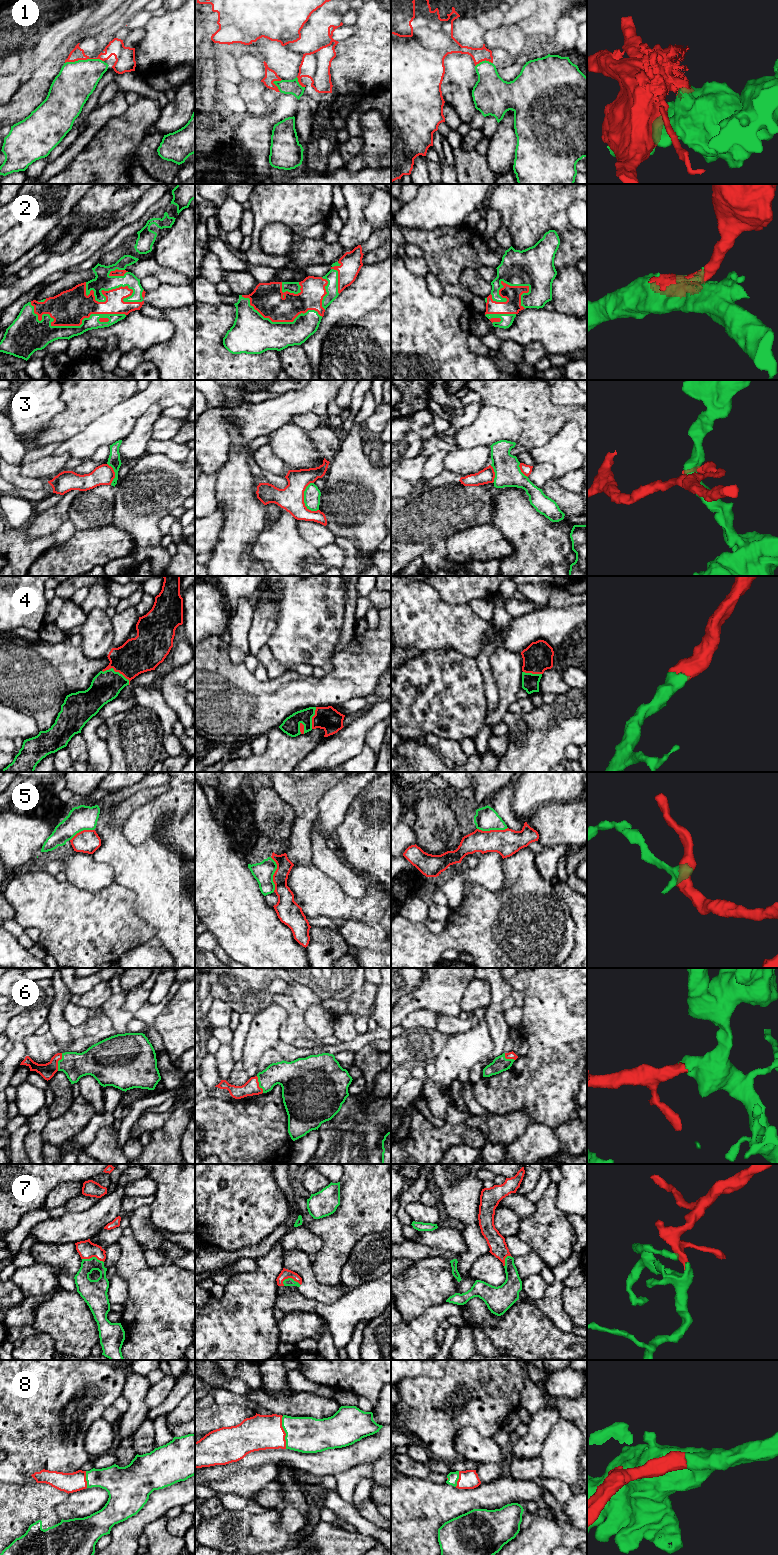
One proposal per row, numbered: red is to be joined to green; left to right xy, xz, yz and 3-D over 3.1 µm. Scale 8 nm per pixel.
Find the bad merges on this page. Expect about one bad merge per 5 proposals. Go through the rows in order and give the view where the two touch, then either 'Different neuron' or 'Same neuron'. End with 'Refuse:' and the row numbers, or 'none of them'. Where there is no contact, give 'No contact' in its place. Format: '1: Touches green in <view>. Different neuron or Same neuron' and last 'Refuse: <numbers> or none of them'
1: Touches green in xy. Different neuron
2: Touches green in xy. Same neuron
3: Touches green in xz. Different neuron
4: Touches green in xy. Same neuron
5: Touches green in xz. Different neuron
6: Touches green in xy. Same neuron
7: Touches green in xz. Same neuron
8: Touches green in xz. Same neuron
Refuse: 1, 3, 5

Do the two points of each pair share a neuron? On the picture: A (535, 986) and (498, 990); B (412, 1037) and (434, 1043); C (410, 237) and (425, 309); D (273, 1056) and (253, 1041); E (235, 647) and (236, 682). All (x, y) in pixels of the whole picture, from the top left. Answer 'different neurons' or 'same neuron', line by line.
A: different neurons
B: same neuron
C: different neurons
D: different neurons
E: different neurons

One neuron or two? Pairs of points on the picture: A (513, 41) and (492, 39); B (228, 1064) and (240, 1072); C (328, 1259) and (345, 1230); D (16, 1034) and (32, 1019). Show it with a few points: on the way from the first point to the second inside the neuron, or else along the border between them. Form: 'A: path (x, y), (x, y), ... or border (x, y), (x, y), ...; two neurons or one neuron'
A: path (508, 39), (497, 39); one neuron
B: border (236, 1062), (225, 1079); two neurons
C: path (335, 1252), (339, 1237); one neuron
D: path (20, 1030), (28, 1022); one neuron

